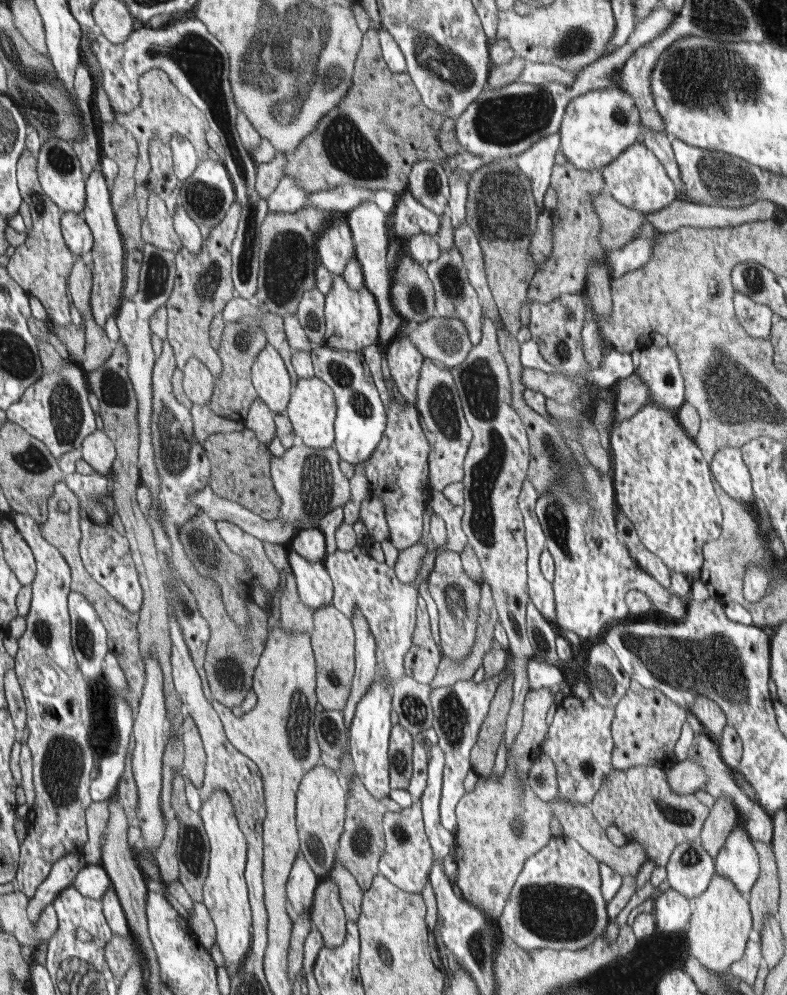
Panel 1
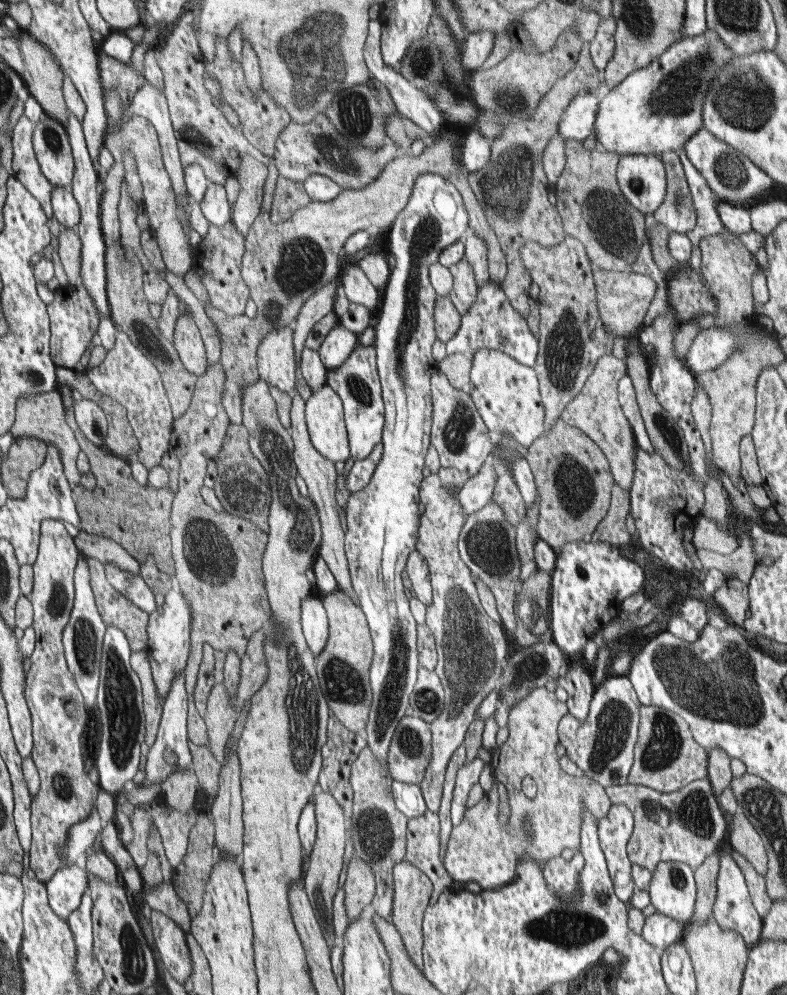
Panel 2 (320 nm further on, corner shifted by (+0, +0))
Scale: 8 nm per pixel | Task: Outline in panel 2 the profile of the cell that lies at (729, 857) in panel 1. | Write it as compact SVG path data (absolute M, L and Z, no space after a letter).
M725 851L719 856L719 872L716 887L717 895L712 917L724 932L727 930L737 932L746 941L747 946L752 948L760 941L761 931L763 930L763 918L753 905L741 868Z

